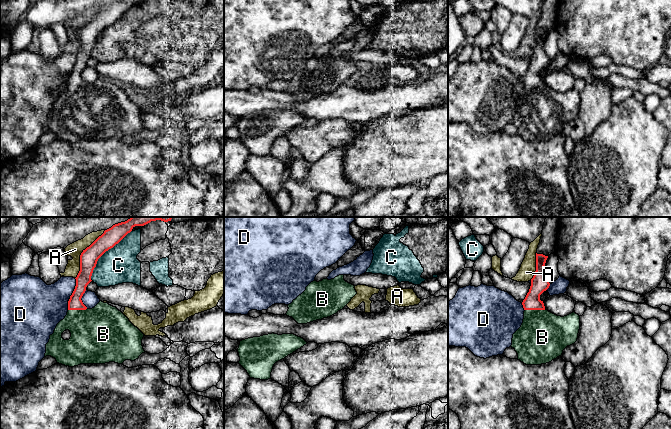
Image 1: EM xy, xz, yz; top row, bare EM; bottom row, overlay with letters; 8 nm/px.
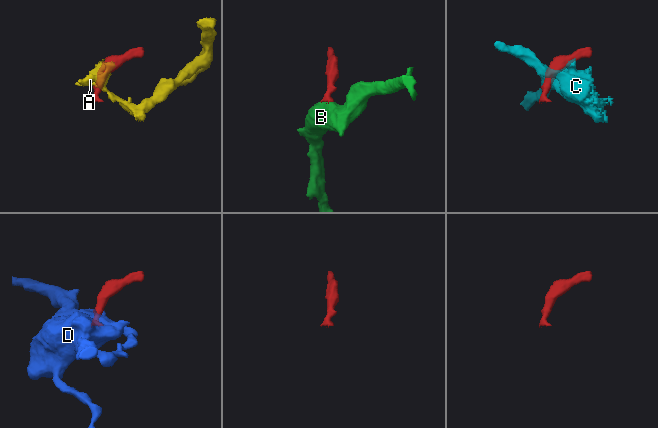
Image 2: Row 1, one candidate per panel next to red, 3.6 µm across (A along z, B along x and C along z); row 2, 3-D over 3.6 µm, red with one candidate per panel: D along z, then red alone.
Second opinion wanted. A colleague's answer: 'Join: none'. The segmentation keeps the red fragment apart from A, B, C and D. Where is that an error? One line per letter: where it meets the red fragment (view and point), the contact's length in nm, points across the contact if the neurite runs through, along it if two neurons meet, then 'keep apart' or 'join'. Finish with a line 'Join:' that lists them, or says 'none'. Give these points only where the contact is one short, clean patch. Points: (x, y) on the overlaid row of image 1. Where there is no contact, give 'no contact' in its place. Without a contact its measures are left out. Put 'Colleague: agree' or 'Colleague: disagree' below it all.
A: meets red in xy at (81, 254); contact 460 nm long; keep apart
B: meets red in yz at (535, 309); contact 170 nm long; join
C: meets red in xy at (104, 252); contact 500 nm long; keep apart
D: meets red in xy at (75, 288); contact 170 nm long; border along xy (75, 278), (75, 288), (69, 297); keep apart
Join: B
Colleague: disagree

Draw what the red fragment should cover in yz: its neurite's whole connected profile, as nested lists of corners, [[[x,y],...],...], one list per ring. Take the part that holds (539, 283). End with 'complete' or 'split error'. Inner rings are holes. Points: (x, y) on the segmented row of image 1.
[[[536,253],[536,271],[531,279],[531,286],[522,302],[524,319],[521,327],[513,334],[511,347],[518,354],[518,360],[526,365],[541,365],[551,362],[561,356],[563,350],[577,341],[580,329],[580,316],[575,312],[561,317],[545,309],[540,295],[546,291],[550,283],[544,273],[548,256]]]; split error

